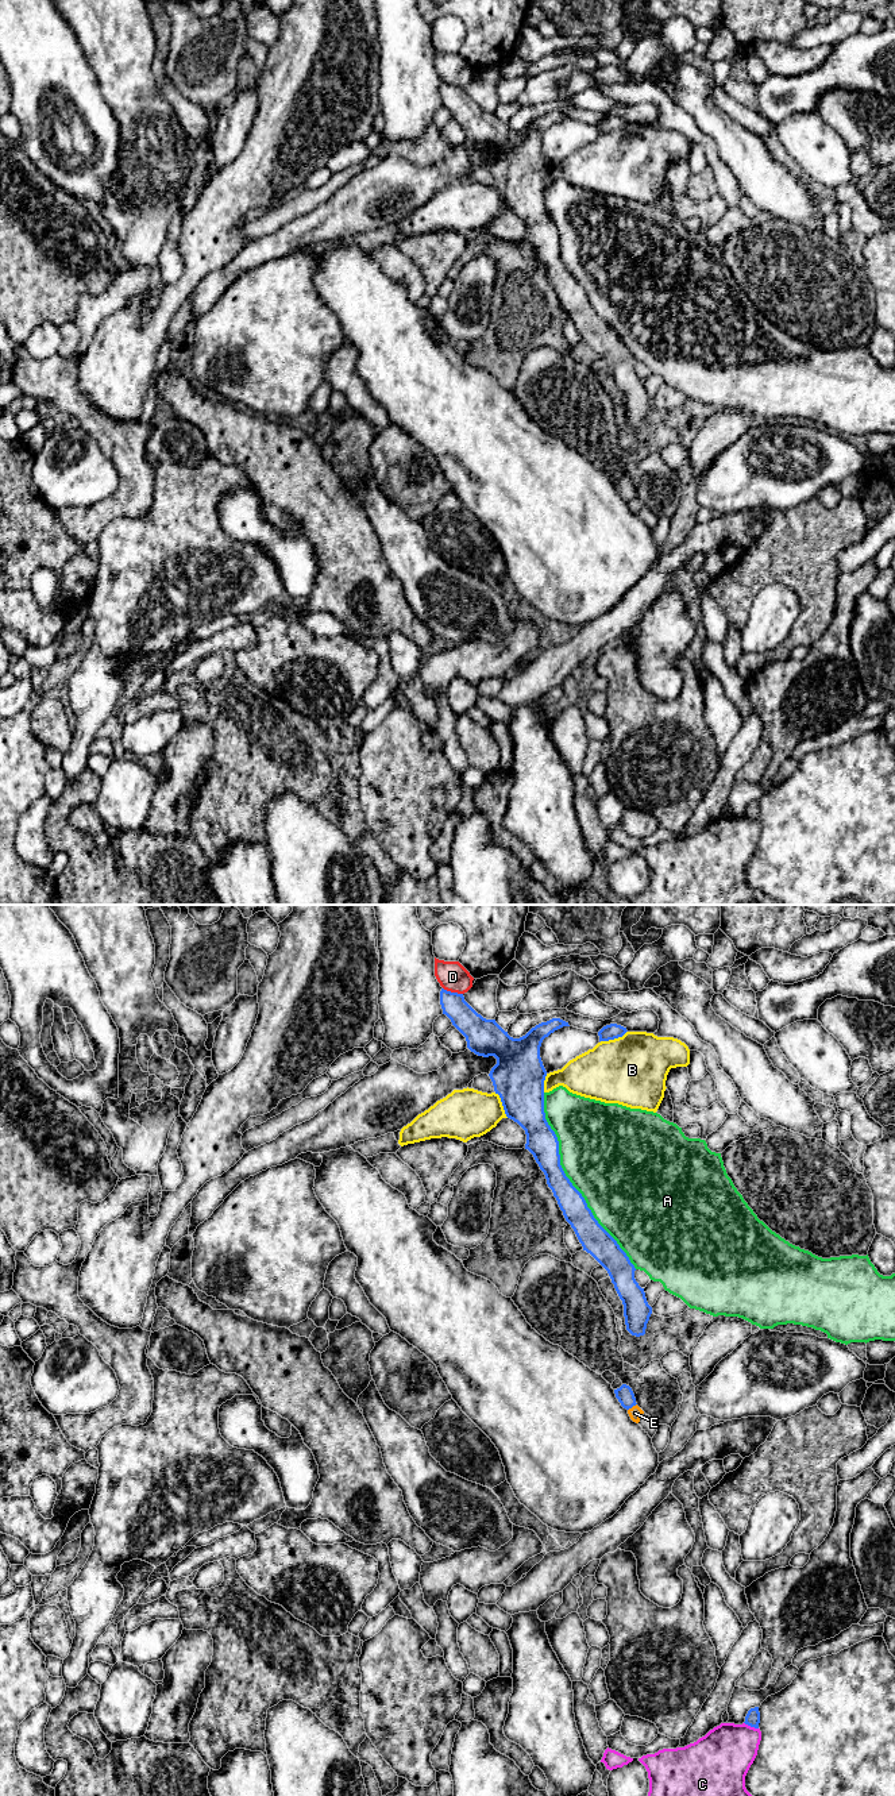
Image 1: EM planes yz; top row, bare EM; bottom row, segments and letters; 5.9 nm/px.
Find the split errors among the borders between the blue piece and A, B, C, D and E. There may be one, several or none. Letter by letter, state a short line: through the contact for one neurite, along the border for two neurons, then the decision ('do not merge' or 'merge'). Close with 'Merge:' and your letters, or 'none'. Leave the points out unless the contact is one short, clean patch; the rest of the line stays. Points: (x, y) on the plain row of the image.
A: do not merge
B: do not merge
C: do not merge
D: do not merge
E: do not merge
Merge: none

